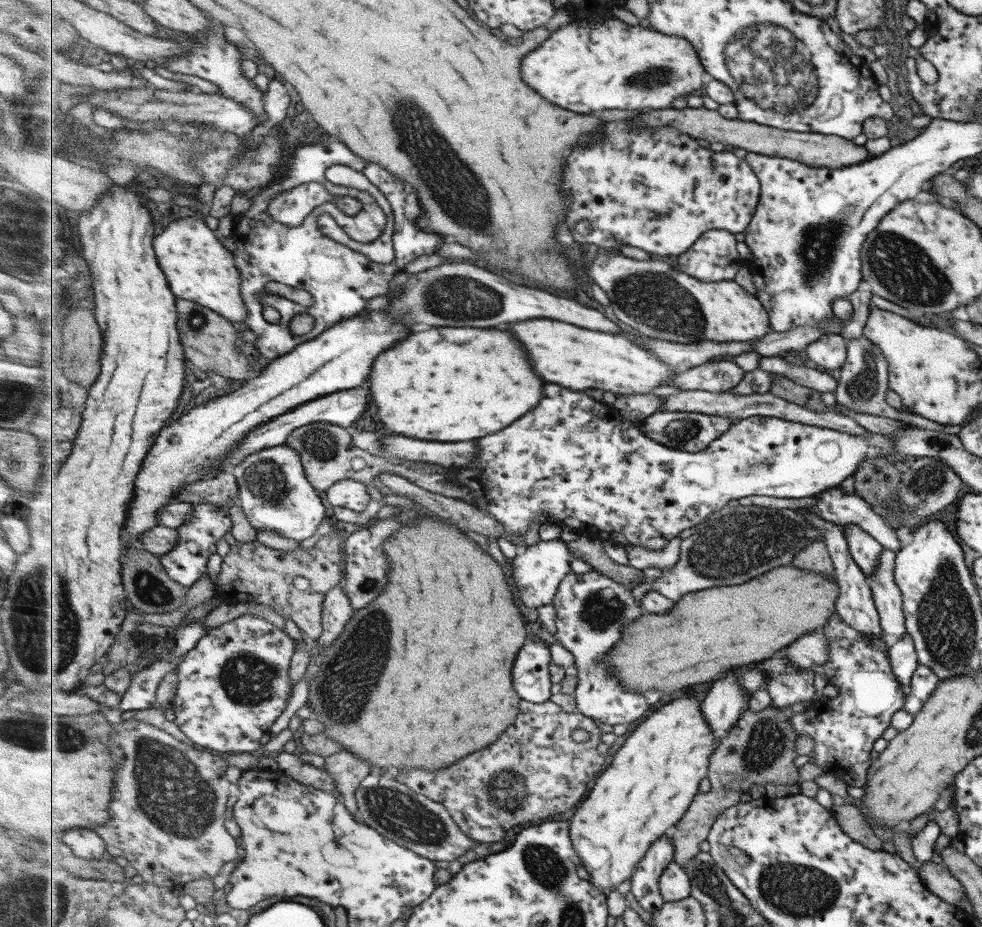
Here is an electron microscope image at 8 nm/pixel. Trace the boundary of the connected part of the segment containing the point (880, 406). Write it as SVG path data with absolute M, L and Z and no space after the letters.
M863 334L860 337L856 337L856 339L850 337L847 340L846 350L846 361L840 368L840 378L837 381L838 387L836 387L836 392L834 392L838 404L842 404L842 406L852 410L852 412L856 412L856 414L888 417L919 429L944 432L944 428L948 425L938 424L938 422L932 422L928 418L922 418L919 414L914 414L906 408L901 410L892 408L886 402L886 392L889 390L888 359L882 353L882 349L878 349L878 345L872 343L872 339L868 339Z

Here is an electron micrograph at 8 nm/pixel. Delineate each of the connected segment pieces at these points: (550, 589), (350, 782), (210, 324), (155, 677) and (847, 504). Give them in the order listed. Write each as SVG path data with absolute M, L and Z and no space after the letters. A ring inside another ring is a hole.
M562 539L551 542L542 540L530 548L520 550L511 565L514 571L512 576L514 576L516 587L520 590L520 600L524 602L524 606L537 609L553 604L561 583L574 570L573 560L567 542Z
M344 750L325 759L325 770L328 770L334 778L336 784L340 786L342 800L348 806L348 810L356 816L356 820L363 820L359 814L359 802L357 800L357 790L362 781L372 774L372 766L360 758L358 754Z
M178 298L178 308L181 314L181 337L186 346L187 358L202 371L216 372L227 379L239 384L252 380L254 362L248 358L248 354L240 355L242 327L233 323L229 318L222 316L216 310L202 306L199 302L190 302L184 298Z
M158 663L148 670L142 670L135 675L130 688L122 696L120 708L122 711L148 710L159 702L158 689L162 681L160 678L168 675L178 666L170 663Z
M836 486L816 497L816 503L807 507L812 515L838 526L854 524L875 538L884 549L895 553L901 550L896 531L891 530L860 495L845 494L840 486Z

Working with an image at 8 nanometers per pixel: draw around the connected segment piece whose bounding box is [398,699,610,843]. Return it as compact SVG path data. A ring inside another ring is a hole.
M550 699L536 703L522 701L524 712L516 724L510 726L498 742L462 758L456 766L450 766L440 772L428 770L410 770L400 774L400 782L406 782L415 792L424 794L434 801L444 803L460 828L470 837L483 842L500 842L516 826L526 826L526 822L566 822L578 814L583 802L594 793L594 785L610 768L610 758L600 752L604 730L598 722L580 711L566 712ZM582 728L590 732L590 739L585 742L574 740L574 730Z

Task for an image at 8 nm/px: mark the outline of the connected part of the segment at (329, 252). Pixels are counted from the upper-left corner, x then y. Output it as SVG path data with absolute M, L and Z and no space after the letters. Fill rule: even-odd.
M326 142L326 144L306 145L295 150L292 155L293 160L286 166L285 176L278 183L271 184L270 187L263 188L260 192L250 196L252 206L248 211L238 215L240 220L236 222L236 228L234 228L237 234L236 242L238 242L237 264L240 264L238 267L246 276L242 279L246 280L244 296L248 303L248 311L250 311L250 316L244 326L258 334L255 342L256 348L263 356L271 360L290 354L301 344L317 339L340 322L361 316L362 310L366 310L372 298L389 294L394 276L398 272L406 272L406 263L426 254L436 254L438 244L444 240L440 234L428 234L414 224L414 220L422 212L422 206L420 206L418 192L412 190L412 186L398 182L394 174L390 174L386 168L366 162L346 143ZM336 164L345 164L366 174L370 182L374 182L388 196L397 220L394 235L397 255L392 263L376 262L350 246L326 236L322 228L318 226L318 218L328 212L352 238L365 243L380 239L386 229L386 212L373 194L337 186L327 178L327 170ZM312 182L327 185L328 190L334 193L334 196L342 198L342 202L323 204L312 211L312 214L308 215L304 223L298 227L274 219L274 215L270 213L270 202L274 198L302 184ZM351 197L360 199L362 204L358 216L352 216L347 208L347 201ZM270 282L282 282L307 290L315 302L311 306L304 306L286 296L270 294L266 292ZM268 305L274 306L282 314L278 324L270 324L264 318L264 308ZM298 314L314 314L318 318L318 326L316 326L318 330L306 336L296 336L290 324Z

